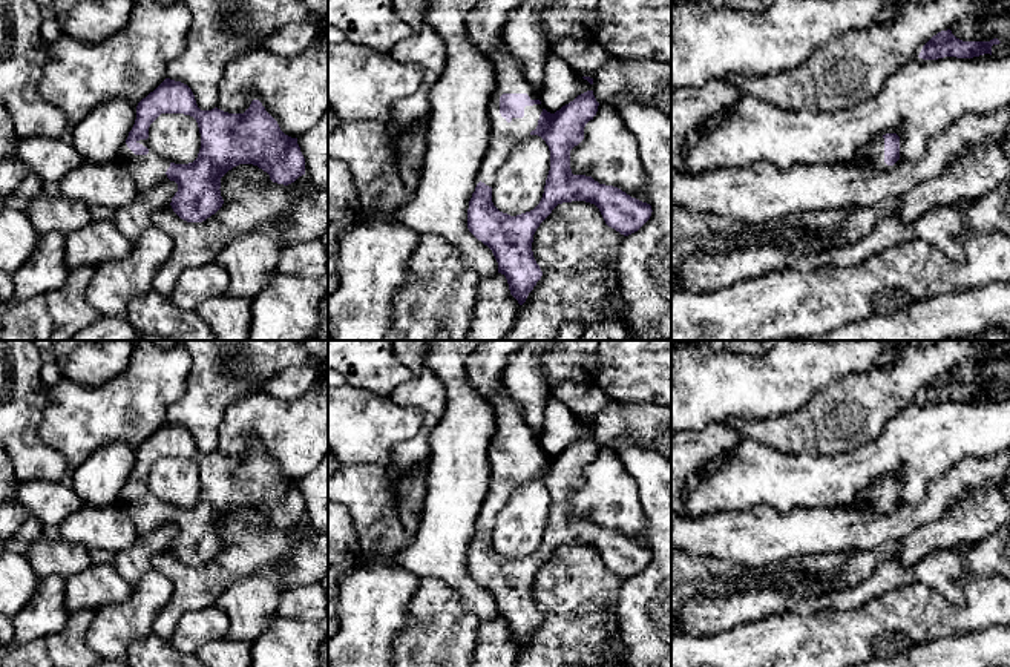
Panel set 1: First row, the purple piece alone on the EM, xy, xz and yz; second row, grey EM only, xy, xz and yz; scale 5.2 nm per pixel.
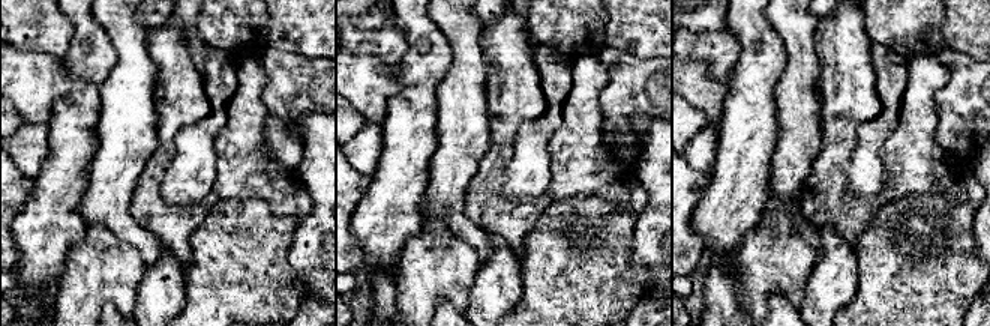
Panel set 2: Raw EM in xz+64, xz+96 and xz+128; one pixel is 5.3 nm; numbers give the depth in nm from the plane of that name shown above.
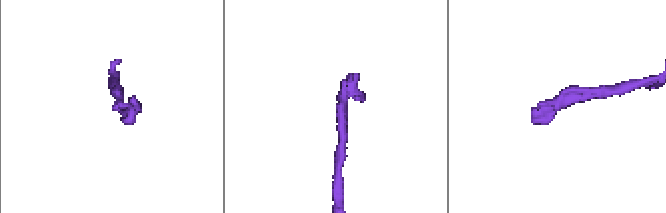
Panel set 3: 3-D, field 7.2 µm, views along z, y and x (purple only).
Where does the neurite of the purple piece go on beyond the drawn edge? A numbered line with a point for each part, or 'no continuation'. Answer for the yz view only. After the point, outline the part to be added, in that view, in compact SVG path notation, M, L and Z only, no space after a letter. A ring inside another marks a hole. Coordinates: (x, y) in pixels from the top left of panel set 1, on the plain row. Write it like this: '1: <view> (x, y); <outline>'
1: yz (872, 499); M878 480L871 488L861 491L851 508L887 515L892 509L884 506L884 481Z

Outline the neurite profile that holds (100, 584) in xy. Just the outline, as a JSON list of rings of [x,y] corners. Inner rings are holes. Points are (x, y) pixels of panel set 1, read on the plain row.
[[[92,564],[86,570],[66,580],[64,604],[69,615],[83,609],[97,610],[106,604],[126,601],[133,592],[113,564]]]

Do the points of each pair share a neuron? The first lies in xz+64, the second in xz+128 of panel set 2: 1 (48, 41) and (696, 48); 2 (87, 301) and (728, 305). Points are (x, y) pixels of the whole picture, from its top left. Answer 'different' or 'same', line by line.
1: same
2: different

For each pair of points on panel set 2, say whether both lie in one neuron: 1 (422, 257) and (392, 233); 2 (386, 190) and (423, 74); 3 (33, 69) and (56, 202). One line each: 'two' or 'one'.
1: two
2: one
3: two

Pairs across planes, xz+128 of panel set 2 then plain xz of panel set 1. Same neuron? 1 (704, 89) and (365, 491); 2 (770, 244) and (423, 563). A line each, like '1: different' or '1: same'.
1: different
2: different

